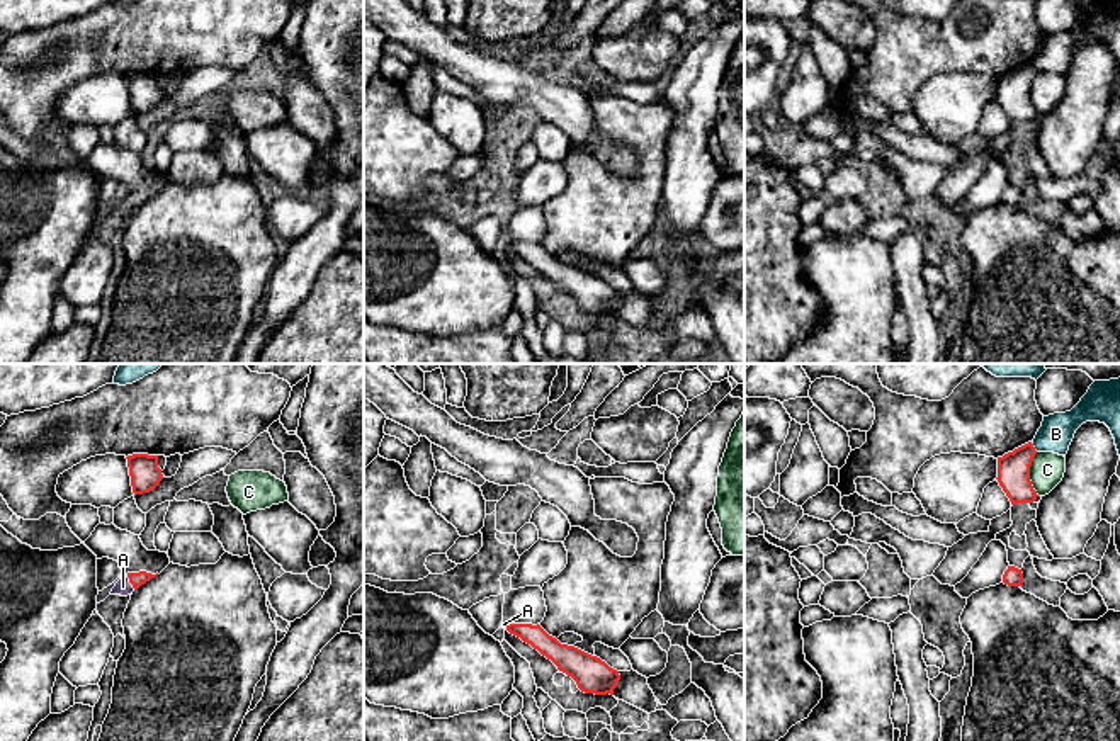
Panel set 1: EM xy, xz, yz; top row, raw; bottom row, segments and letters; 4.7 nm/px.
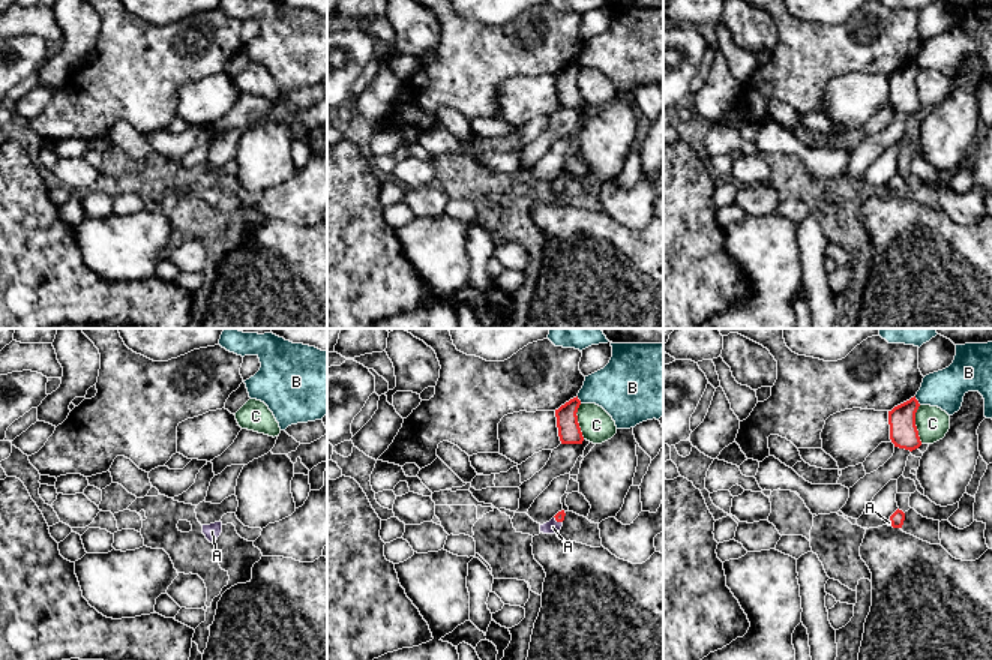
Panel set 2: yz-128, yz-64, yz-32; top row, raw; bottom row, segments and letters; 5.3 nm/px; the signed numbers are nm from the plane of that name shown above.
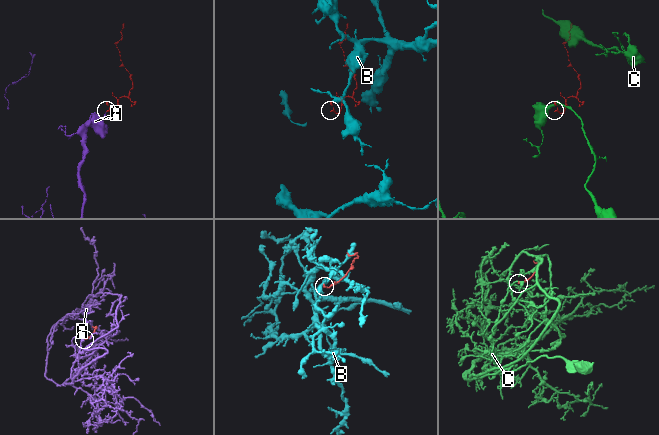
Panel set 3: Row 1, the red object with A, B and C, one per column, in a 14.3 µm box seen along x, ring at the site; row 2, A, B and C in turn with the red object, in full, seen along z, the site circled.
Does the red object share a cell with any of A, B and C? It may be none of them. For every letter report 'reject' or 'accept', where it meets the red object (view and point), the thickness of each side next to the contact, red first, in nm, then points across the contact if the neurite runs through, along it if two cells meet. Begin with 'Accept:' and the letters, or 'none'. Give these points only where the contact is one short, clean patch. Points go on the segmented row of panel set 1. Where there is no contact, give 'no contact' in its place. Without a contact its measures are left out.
Accept: A
A: accept | xy (130, 582) | 70/80 nm | across xy (136, 580), (130, 582), (123, 587)
B: reject | yz (1034, 447) | 160/160 nm | along yz (1030, 442), (1037, 451)
C: reject | yz (1029, 475) | 160/160 nm | along yz (1035, 452), (1030, 463), (1030, 485), (1039, 495)

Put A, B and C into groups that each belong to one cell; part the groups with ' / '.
A / B / C

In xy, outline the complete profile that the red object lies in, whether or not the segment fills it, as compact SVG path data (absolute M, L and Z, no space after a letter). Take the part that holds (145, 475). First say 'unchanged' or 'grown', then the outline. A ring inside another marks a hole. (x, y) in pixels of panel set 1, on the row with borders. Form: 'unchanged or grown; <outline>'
unchanged; M133 454L126 459L134 496L153 491L163 479L158 467L158 455Z

